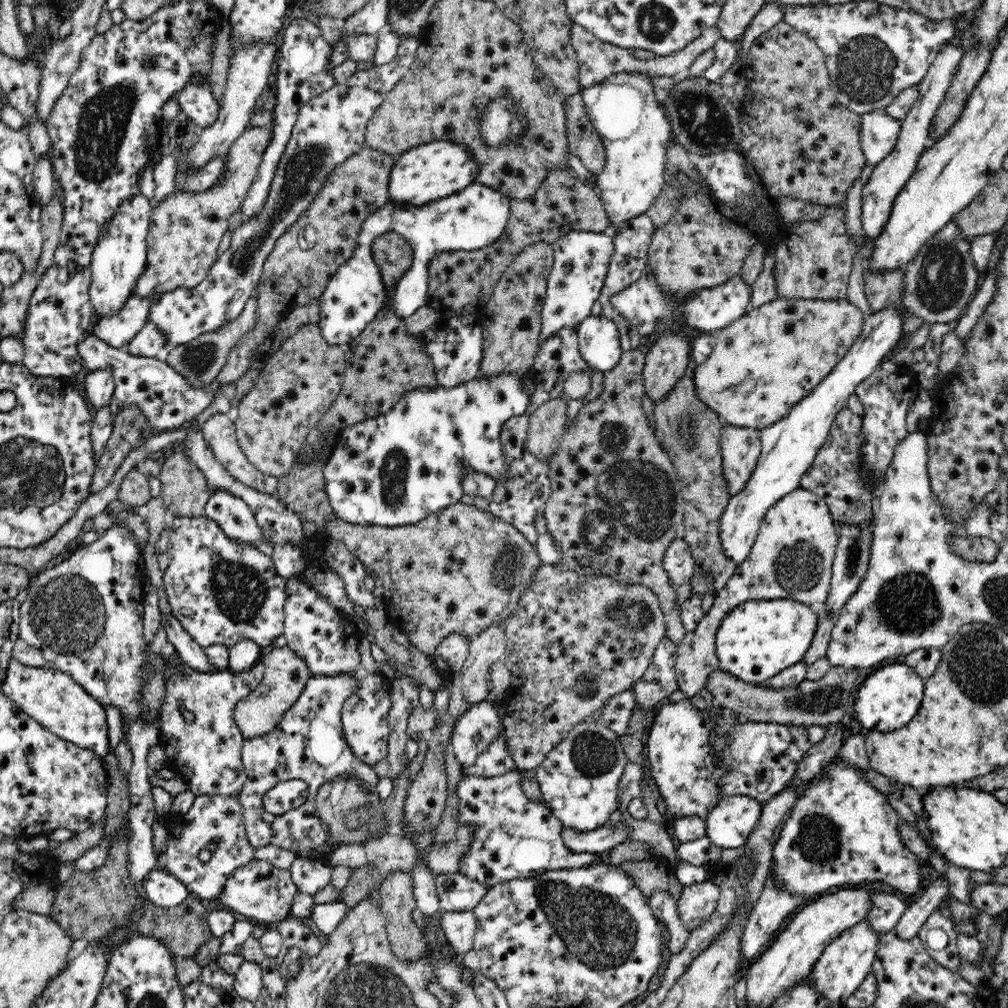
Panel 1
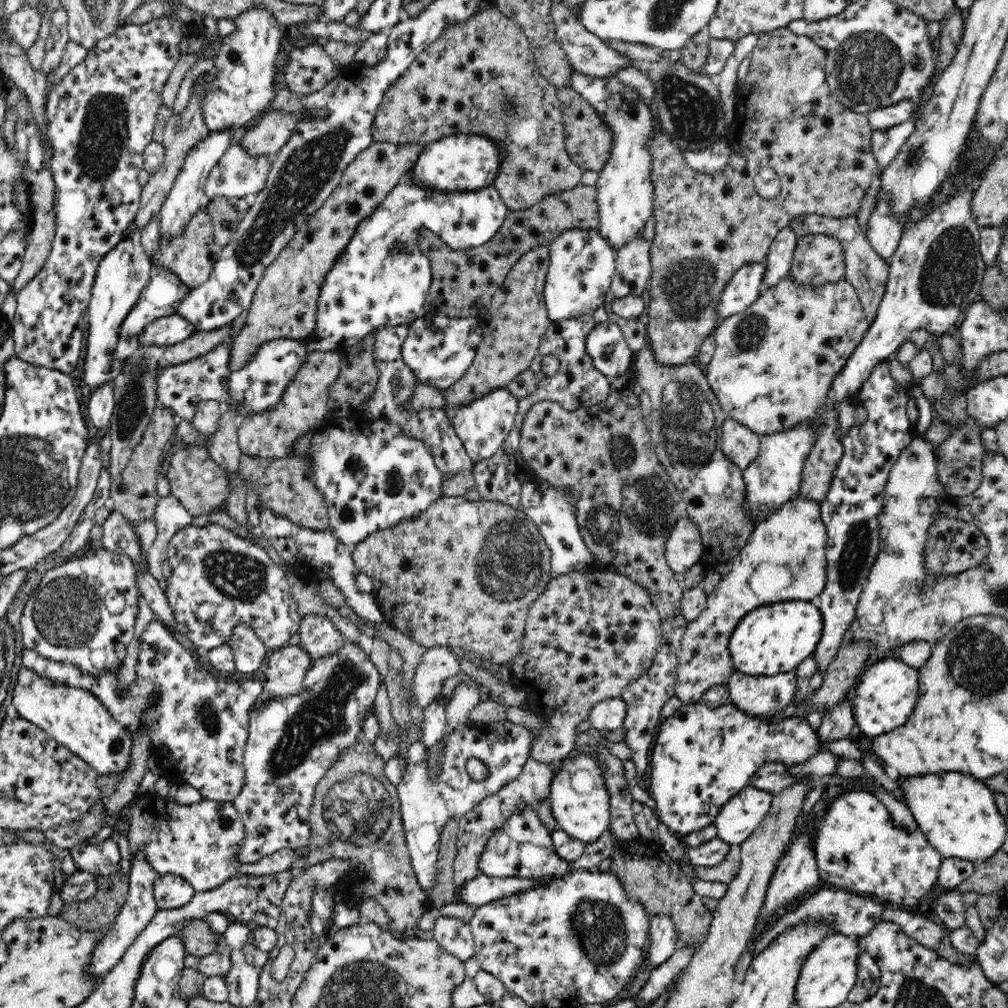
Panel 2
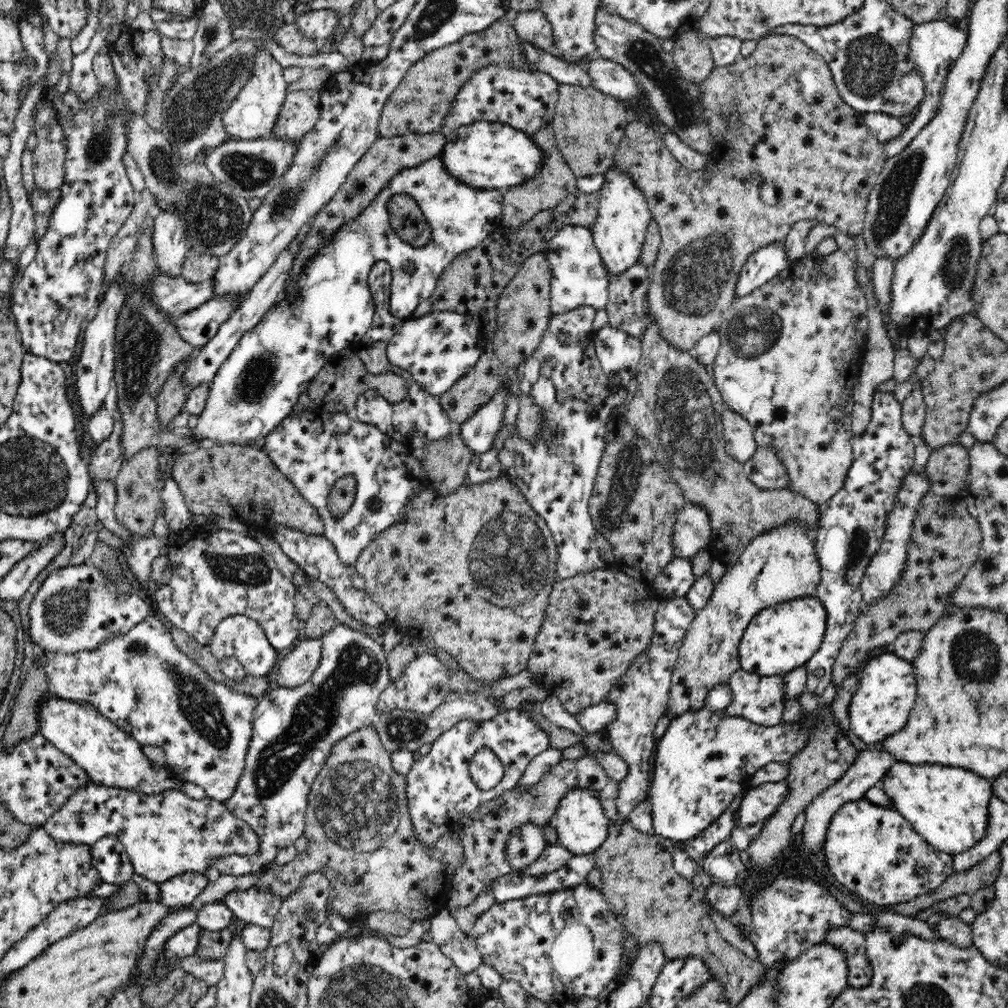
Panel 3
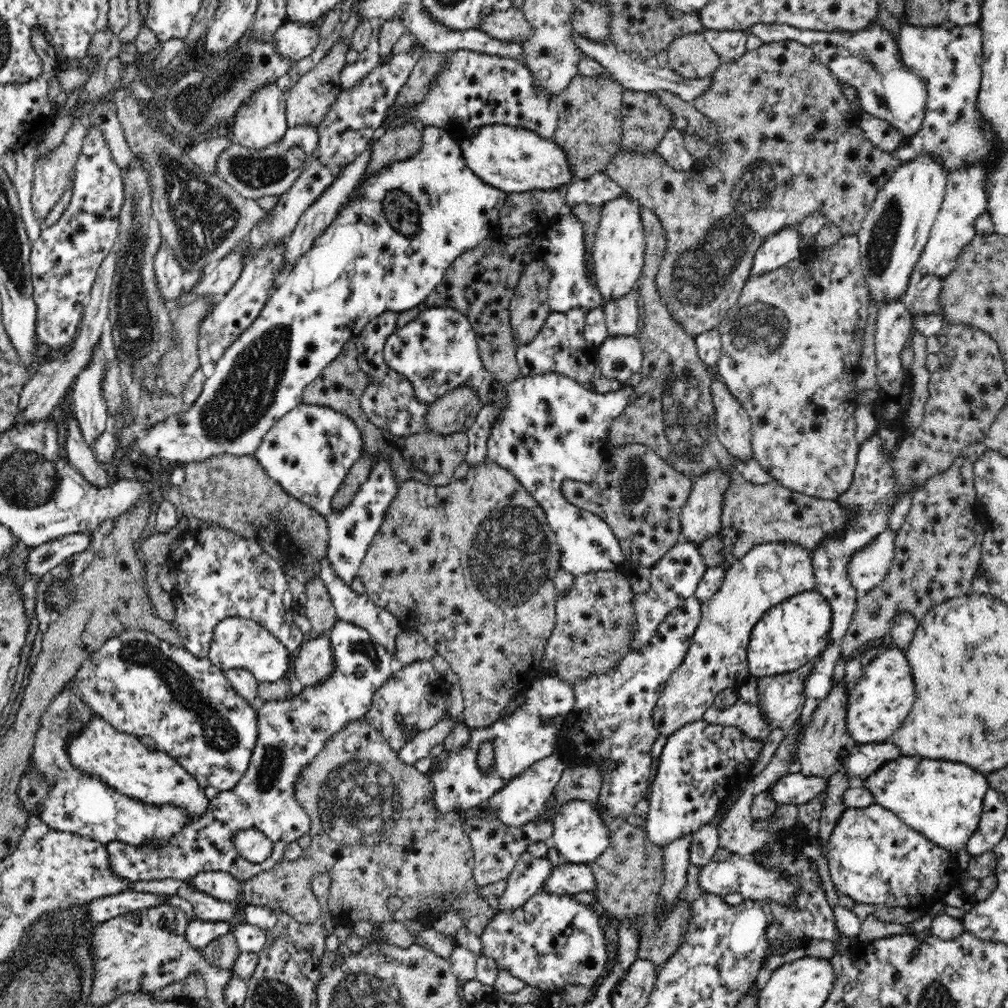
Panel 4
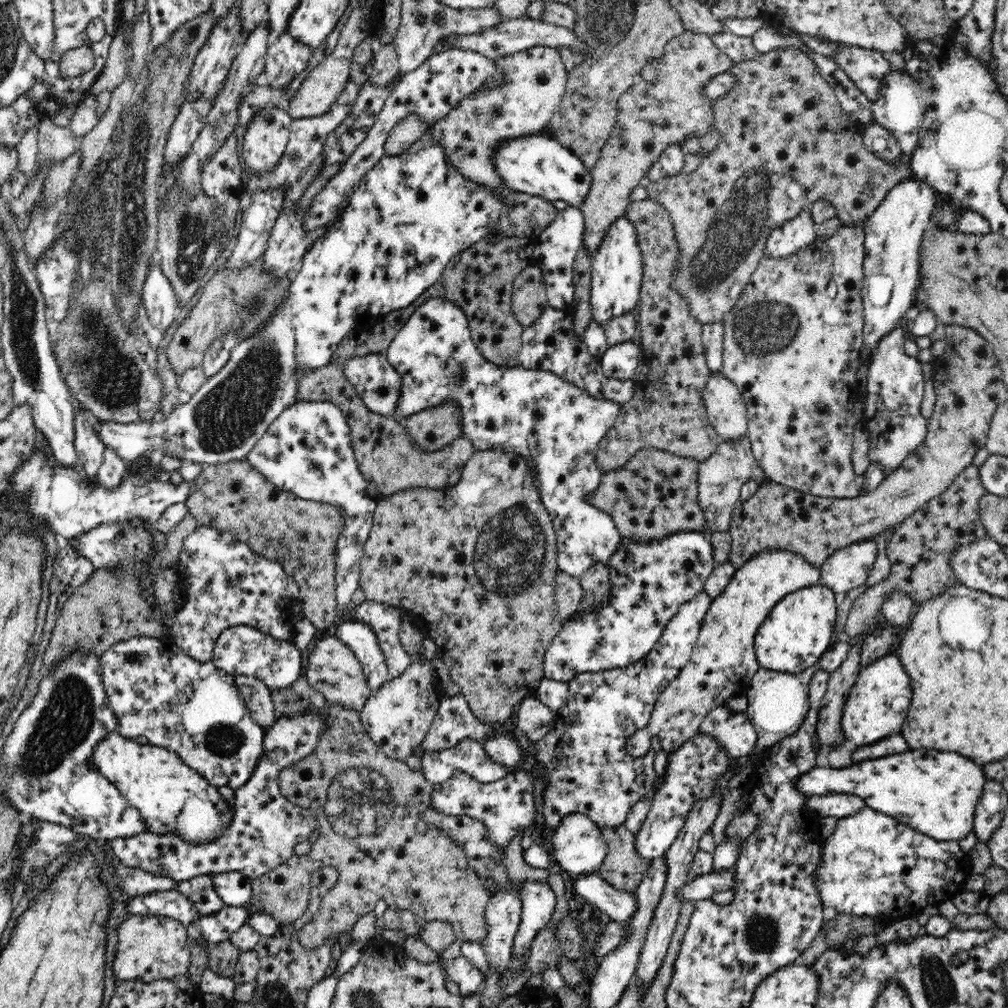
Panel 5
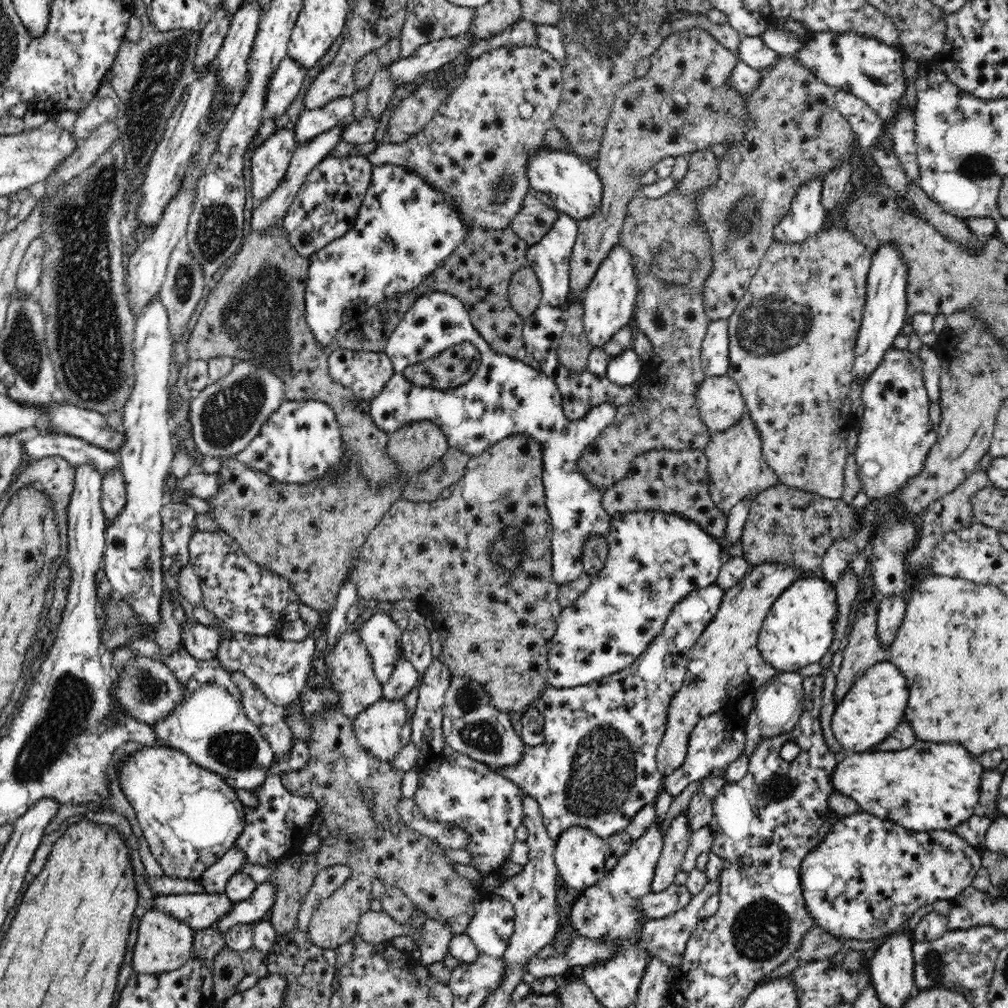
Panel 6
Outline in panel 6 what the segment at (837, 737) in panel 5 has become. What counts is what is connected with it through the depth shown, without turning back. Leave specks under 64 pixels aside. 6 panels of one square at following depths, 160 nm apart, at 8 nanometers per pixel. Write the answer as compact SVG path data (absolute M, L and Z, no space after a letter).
M868 604L856 612L851 631L848 632L848 644L843 651L840 672L835 676L834 703L842 702L846 693L861 678L868 668L878 662L889 661L890 654L883 650L877 638L878 608Z

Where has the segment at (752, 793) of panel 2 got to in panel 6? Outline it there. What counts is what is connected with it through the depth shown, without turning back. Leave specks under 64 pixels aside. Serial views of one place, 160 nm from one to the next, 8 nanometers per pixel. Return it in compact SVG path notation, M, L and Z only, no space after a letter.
M916 742L914 746L900 752L846 753L839 757L830 776L830 785L839 793L853 798L859 804L859 810L897 822L904 828L920 832L953 832L953 828L978 813L981 776L984 771L974 756L960 744Z

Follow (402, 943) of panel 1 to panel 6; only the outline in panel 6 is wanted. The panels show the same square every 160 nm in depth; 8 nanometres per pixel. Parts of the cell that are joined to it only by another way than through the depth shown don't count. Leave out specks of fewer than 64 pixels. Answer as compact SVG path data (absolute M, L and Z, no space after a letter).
M324 706L320 712L314 712L309 717L310 758L306 766L280 774L282 786L290 793L316 801L318 816L328 827L329 834L321 840L316 852L308 854L297 850L296 856L289 853L276 865L276 870L270 874L271 878L267 881L275 887L274 900L267 919L279 934L290 932L296 926L300 907L316 874L328 866L344 865L350 868L350 878L340 889L318 904L308 924L308 938L314 945L322 949L337 949L340 945L352 941L353 936L357 934L359 918L370 911L371 889L377 879L388 888L402 889L418 911L424 911L428 917L446 923L452 936L467 934L470 919L476 914L476 905L482 902L482 898L479 898L480 889L455 869L456 862L448 857L444 847L435 839L420 834L401 819L399 802L404 799L402 781L405 772L392 770L390 763L382 764L381 760L364 751L354 735L353 720L354 718L346 716L338 706Z

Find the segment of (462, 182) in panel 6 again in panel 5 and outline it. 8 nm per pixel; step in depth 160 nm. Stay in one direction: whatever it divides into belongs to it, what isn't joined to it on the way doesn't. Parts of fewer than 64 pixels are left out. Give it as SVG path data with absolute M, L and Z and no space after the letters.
M541 44L534 45L532 48L524 48L519 53L501 58L497 61L497 65L502 69L505 83L501 87L494 87L483 93L472 93L454 110L451 110L448 116L440 119L433 130L436 141L440 141L440 145L444 146L446 157L452 167L456 167L462 176L473 180L476 185L484 185L484 187L498 192L504 200L510 190L505 187L491 162L495 154L495 150L492 149L501 141L547 132L553 112L564 96L569 71L565 67L558 48Z

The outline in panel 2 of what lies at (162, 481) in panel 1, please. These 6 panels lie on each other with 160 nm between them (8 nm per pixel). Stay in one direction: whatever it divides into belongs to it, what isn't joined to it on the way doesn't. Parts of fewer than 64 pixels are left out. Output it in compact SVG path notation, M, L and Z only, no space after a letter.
M178 446L170 453L164 471L169 480L170 494L180 500L193 517L218 511L226 504L228 496L226 474L214 461L204 461L203 454L201 446Z

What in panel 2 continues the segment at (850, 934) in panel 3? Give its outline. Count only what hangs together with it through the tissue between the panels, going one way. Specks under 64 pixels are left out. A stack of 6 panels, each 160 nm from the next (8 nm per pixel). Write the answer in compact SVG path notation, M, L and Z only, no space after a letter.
M866 951L859 956L858 968L856 984L847 996L847 1001L854 1004L862 1004L872 998L881 983L880 966Z

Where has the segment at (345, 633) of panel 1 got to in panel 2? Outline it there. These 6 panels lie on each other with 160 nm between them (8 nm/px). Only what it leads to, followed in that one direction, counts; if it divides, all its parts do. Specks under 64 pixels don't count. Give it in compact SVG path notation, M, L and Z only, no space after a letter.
M324 613L302 617L297 632L300 634L298 646L312 657L313 662L335 655L347 643L337 626Z

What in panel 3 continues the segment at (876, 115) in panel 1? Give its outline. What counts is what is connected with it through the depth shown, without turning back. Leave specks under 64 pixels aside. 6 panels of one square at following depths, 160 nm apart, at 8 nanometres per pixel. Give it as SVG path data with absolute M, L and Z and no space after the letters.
M934 20L923 22L916 26L913 30L912 38L910 38L909 60L917 66L921 77L924 79L926 87L926 96L922 99L918 112L916 112L912 122L905 130L892 141L888 140L883 144L884 153L888 157L894 157L896 154L901 154L912 140L932 121L938 104L940 104L940 96L942 96L942 88L944 88L944 80L946 74L950 70L953 62L960 56L962 48L966 44L966 26L958 26L949 20Z

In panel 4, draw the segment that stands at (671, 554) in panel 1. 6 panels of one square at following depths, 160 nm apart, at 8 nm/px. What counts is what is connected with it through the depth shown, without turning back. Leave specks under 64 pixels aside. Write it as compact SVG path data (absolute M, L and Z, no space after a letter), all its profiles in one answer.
M711 470L692 481L688 500L680 512L681 540L699 545L720 532L722 494L733 475Z

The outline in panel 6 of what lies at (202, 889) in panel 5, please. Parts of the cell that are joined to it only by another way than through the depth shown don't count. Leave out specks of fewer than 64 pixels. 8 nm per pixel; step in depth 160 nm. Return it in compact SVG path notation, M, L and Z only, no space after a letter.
M232 847L214 864L208 866L194 882L199 886L203 886L204 893L211 895L224 893L230 876L240 871L242 862L244 862L244 852Z

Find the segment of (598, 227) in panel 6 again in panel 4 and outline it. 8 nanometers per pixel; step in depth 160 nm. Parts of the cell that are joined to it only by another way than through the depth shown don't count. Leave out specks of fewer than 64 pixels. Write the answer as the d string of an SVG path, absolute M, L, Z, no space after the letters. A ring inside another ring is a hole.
M702 29L676 38L667 50L667 66L684 78L710 77L721 63ZM623 92L621 117L623 118L622 148L629 150L655 150L670 129L672 114L654 93Z

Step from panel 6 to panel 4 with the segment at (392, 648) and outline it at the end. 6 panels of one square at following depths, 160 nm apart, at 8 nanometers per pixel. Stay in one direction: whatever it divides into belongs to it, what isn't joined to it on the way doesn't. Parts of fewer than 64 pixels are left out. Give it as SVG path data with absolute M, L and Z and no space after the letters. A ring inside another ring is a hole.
M339 621L330 630L328 638L334 655L334 671L314 687L295 687L295 692L286 694L282 700L264 701L257 710L258 739L249 766L232 790L220 791L208 802L203 815L155 851L152 845L142 849L118 841L105 844L108 865L115 878L131 882L165 879L186 882L198 872L214 871L228 873L239 882L246 882L282 861L286 846L309 834L310 817L295 795L301 770L350 721L365 719L374 693L393 676L393 654L372 639L366 630ZM240 828L259 830L272 841L272 854L264 862L250 863L235 854L234 846L226 844L226 838Z

